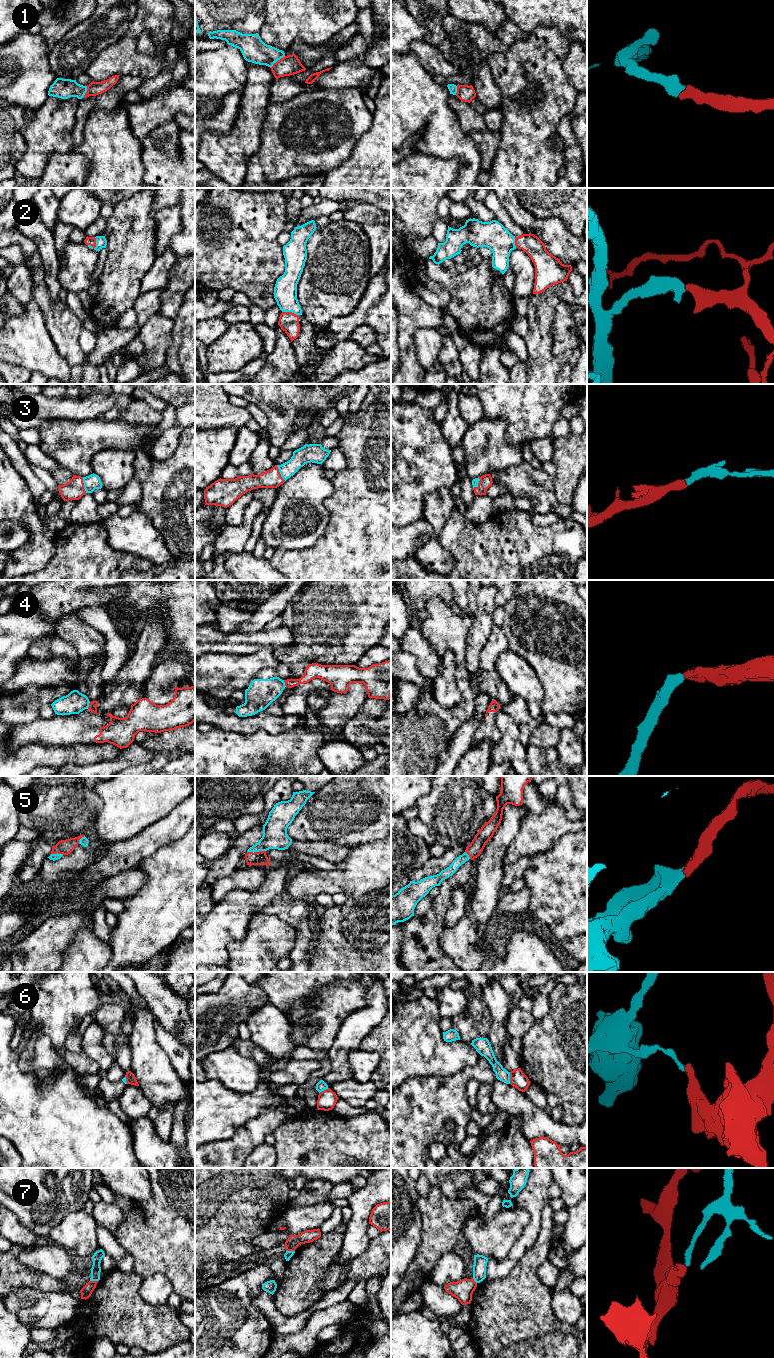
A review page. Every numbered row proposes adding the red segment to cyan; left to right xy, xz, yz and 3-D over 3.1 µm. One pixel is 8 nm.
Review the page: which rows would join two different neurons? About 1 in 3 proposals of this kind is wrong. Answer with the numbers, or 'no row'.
4, 6, 7

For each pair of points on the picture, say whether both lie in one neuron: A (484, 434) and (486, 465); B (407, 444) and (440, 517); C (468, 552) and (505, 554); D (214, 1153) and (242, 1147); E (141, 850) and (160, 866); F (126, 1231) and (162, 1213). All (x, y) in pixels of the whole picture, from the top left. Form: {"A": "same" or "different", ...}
{"A": "same", "B": "different", "C": "same", "D": "same", "E": "different", "F": "same"}

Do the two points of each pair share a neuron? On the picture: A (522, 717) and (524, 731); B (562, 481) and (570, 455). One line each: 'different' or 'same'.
A: same
B: same

